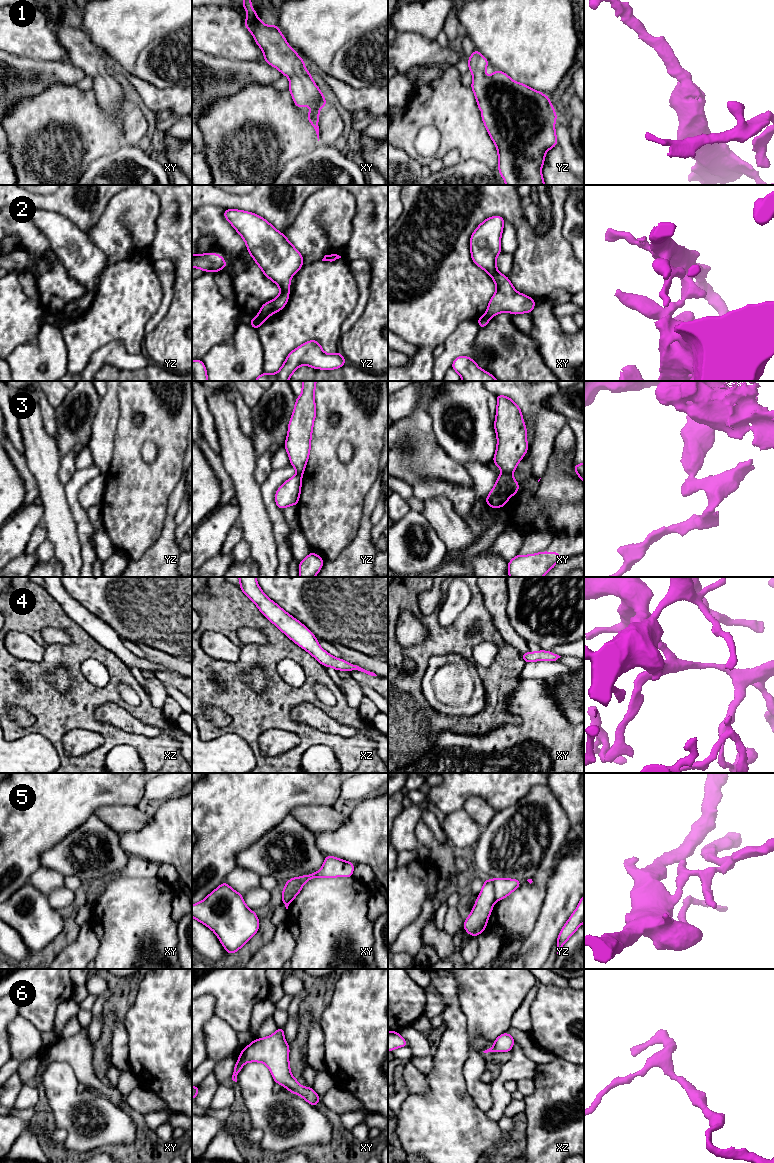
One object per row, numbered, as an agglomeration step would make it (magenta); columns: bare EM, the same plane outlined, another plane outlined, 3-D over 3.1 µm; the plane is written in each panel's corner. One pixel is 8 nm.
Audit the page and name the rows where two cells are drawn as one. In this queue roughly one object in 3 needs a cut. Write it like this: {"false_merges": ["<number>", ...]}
{"false_merges": ["2", "3", "5"]}

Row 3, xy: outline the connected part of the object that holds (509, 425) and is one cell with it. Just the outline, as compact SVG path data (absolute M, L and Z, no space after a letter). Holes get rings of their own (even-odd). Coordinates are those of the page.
M507 396L495 397L497 410L494 429L497 434L497 448L492 462L504 474L512 475L527 453L527 430L518 405Z

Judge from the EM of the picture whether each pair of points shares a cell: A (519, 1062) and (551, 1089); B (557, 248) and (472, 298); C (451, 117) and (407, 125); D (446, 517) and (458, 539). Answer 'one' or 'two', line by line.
A: two
B: one
C: one
D: one

